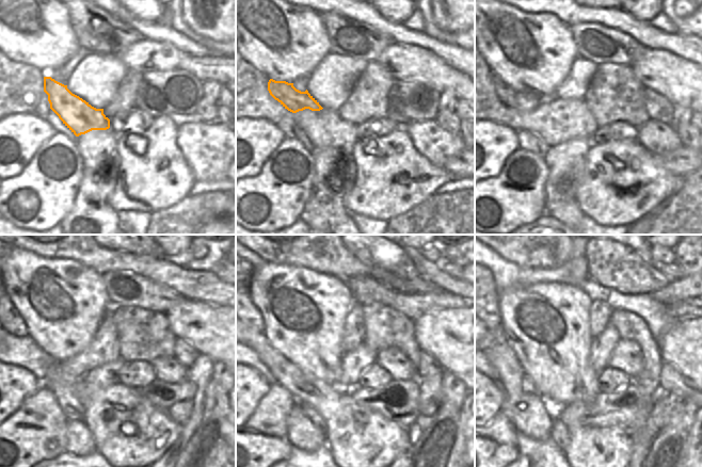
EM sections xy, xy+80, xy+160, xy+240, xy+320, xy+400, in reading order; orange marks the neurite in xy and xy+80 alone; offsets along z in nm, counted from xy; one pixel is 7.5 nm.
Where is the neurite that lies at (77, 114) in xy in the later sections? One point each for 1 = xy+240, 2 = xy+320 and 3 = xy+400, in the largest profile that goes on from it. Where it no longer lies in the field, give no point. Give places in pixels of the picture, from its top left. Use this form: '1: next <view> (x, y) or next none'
1: next xy+240 (18, 327)
2: next xy+320 (257, 322)
3: next xy+400 (496, 320)

